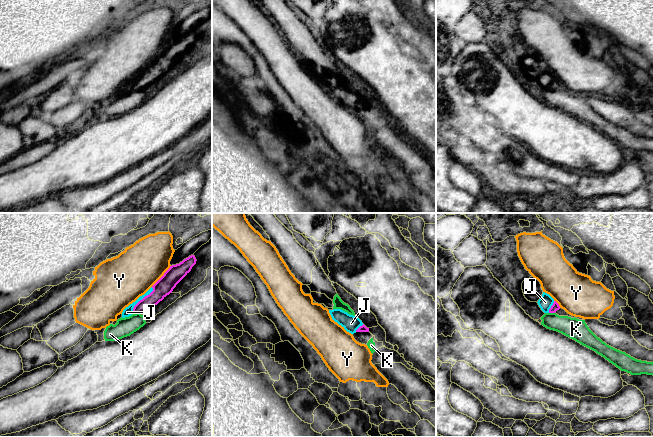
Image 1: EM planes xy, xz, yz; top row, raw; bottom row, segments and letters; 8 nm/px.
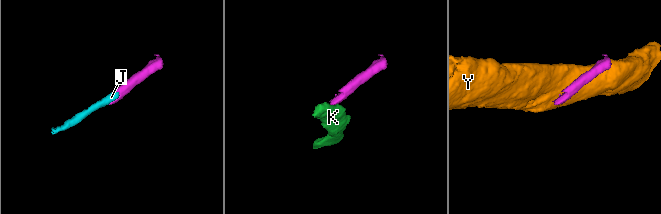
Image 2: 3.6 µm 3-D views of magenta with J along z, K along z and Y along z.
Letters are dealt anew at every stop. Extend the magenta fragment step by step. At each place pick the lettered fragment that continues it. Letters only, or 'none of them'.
J

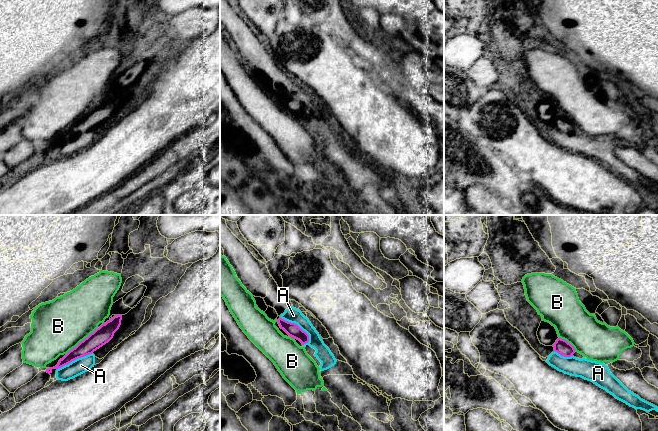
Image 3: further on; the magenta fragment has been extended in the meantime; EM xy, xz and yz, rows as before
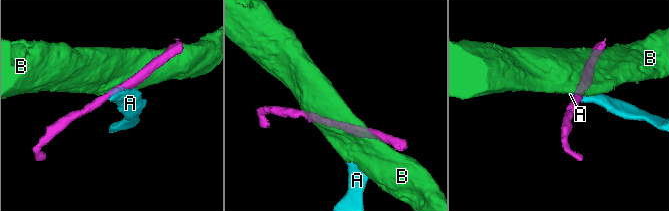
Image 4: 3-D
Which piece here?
none of them

